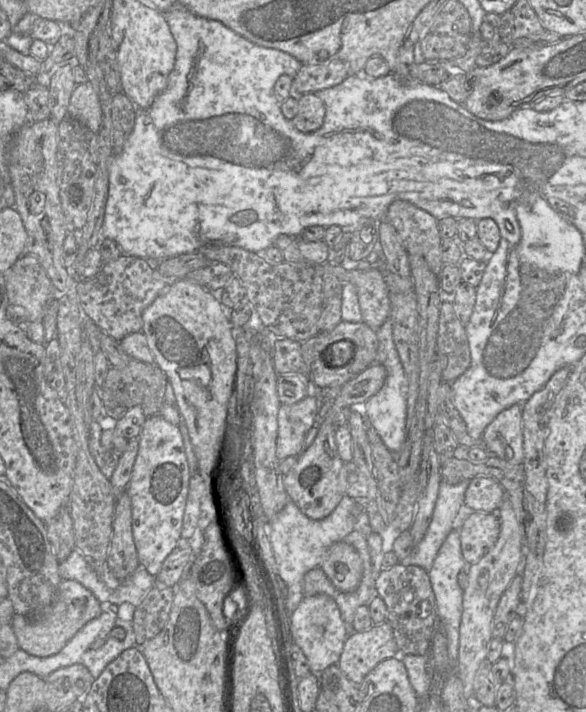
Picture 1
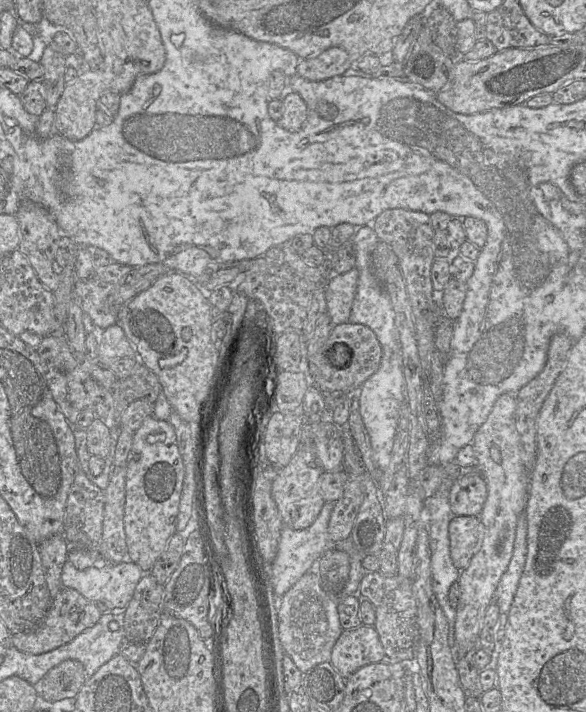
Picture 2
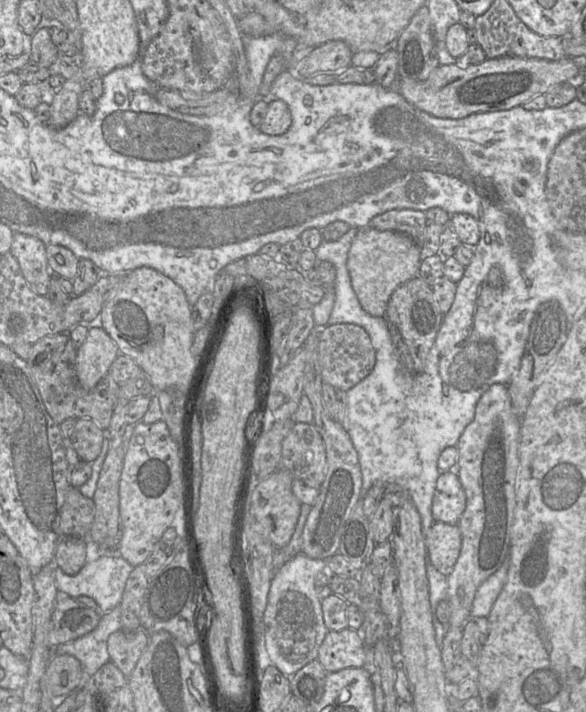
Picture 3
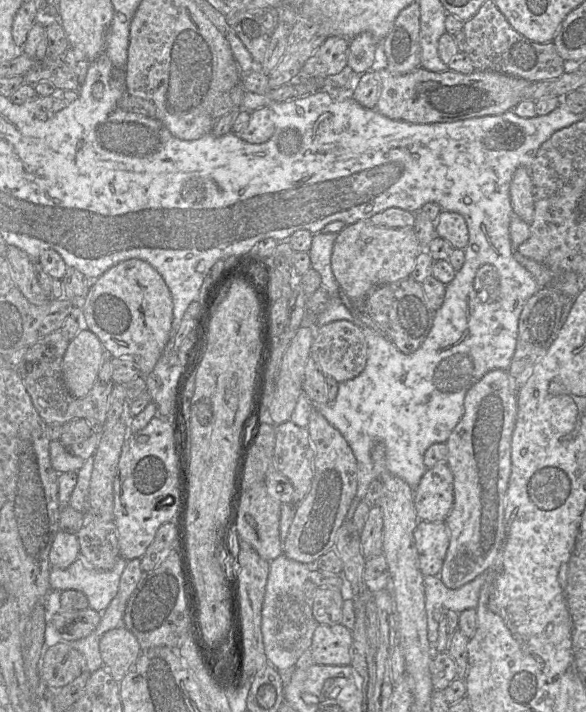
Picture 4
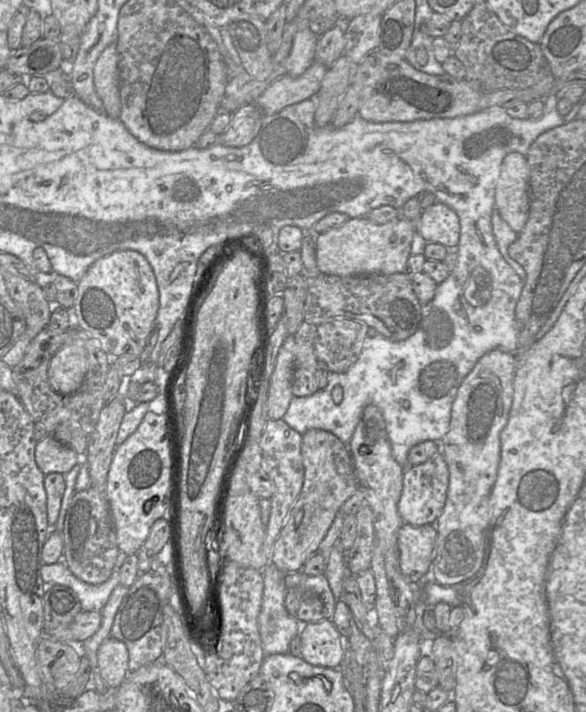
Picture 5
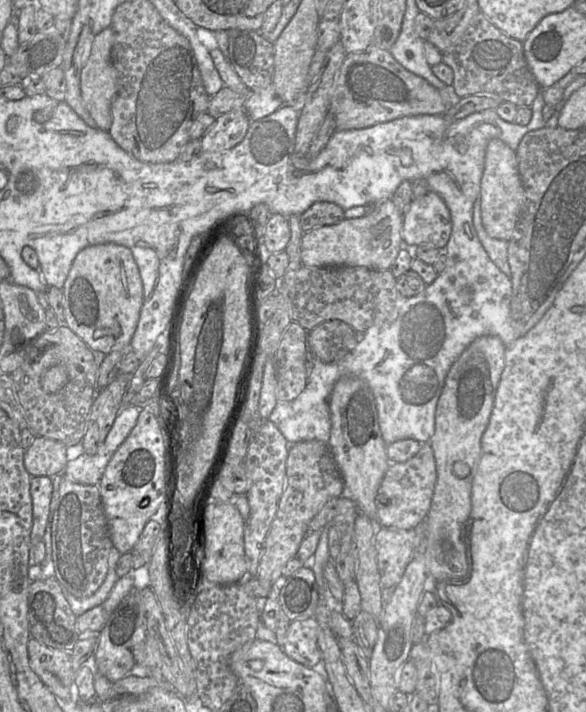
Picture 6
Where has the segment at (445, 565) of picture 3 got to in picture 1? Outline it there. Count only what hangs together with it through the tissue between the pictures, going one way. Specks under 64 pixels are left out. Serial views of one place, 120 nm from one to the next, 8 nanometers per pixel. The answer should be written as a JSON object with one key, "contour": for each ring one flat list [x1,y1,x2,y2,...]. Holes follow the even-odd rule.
{"contour":[[467,513,459,530,461,551,468,565,477,563,495,545,500,532,497,513]]}

